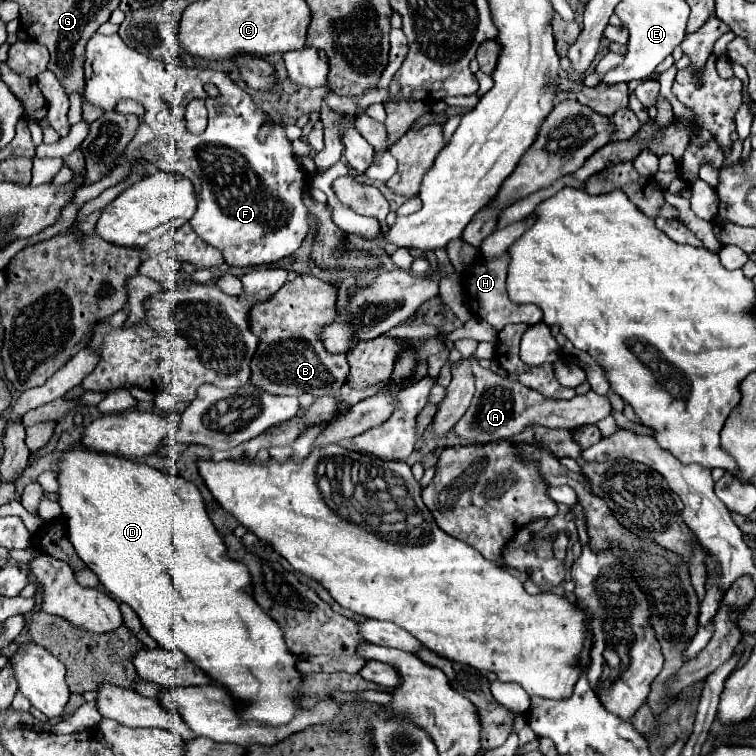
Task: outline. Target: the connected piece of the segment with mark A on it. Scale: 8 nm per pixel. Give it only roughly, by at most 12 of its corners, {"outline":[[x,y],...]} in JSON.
{"outline":[[470,366],[476,394],[460,444],[510,440],[528,426],[574,430],[612,412],[592,390],[550,400]]}

